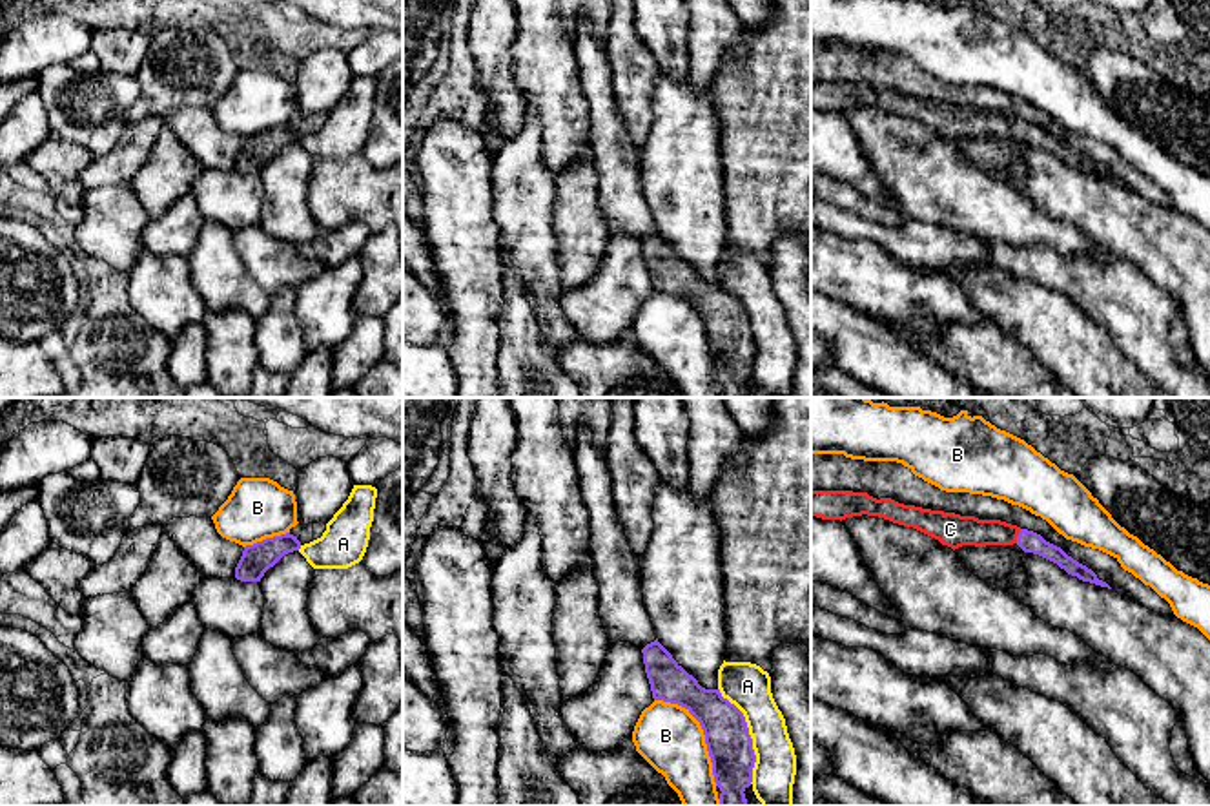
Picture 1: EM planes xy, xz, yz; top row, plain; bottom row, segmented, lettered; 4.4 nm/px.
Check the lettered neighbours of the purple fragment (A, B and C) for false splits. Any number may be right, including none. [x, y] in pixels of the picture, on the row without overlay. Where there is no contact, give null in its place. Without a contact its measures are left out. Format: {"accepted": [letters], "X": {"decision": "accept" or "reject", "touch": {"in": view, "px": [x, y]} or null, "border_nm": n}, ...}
{"accepted": ["C"], "A": {"decision": "reject", "touch": {"in": "xz", "px": [749, 327]}, "border_nm": 440}, "B": {"decision": "reject", "touch": {"in": "xz", "px": [704, 323]}, "border_nm": 480}, "C": {"decision": "accept", "touch": {"in": "yz", "px": [1017, 128]}, "border_nm": 70}}

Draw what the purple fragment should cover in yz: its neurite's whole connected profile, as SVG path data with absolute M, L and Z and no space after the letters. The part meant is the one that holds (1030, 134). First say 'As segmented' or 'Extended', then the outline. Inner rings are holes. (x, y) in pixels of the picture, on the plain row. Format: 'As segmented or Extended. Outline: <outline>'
Extended. Outline: M811 80L811 108L842 113L862 106L913 119L953 142L962 137L986 139L1017 135L1024 144L1039 146L1082 173L1112 181L1106 173L1099 171L1092 160L1068 148L1061 139L1046 133L1033 122L1006 113L904 97L891 89L877 91L867 84Z

